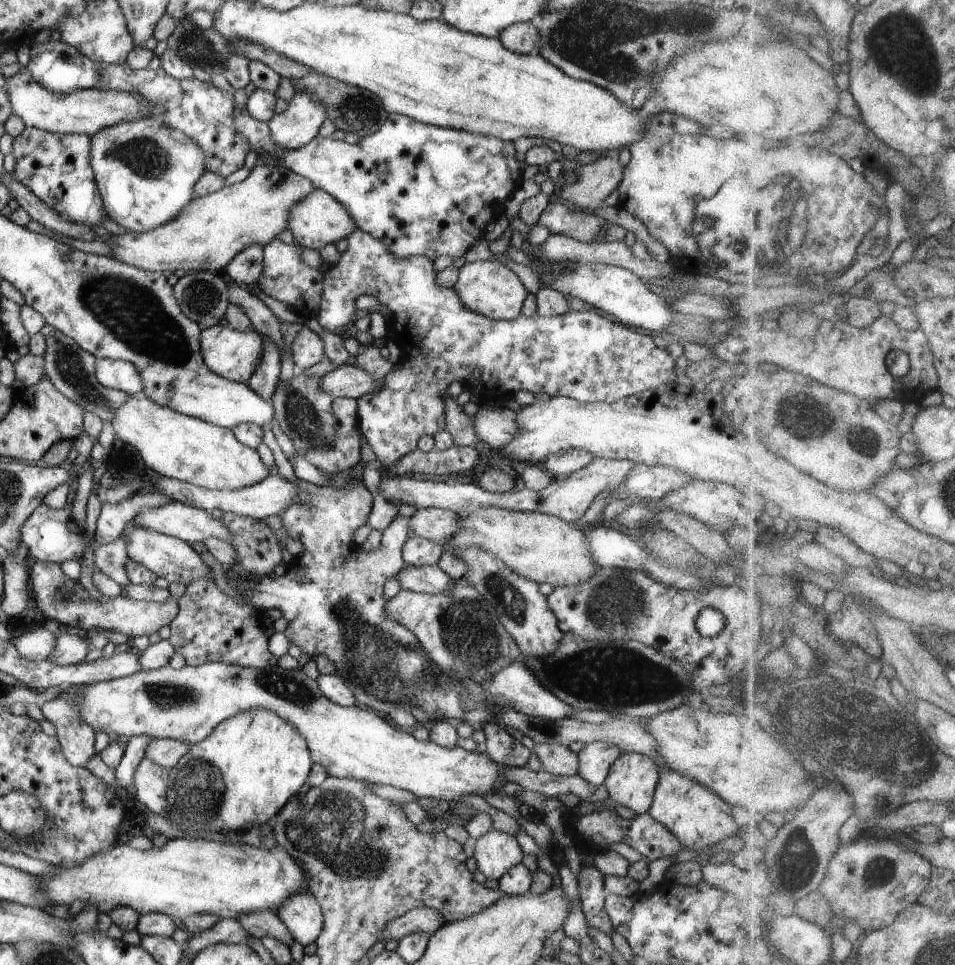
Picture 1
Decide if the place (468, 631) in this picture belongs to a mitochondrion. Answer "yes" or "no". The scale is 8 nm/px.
yes

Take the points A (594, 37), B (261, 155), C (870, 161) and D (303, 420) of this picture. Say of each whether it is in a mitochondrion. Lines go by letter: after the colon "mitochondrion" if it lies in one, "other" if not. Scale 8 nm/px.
A: mitochondrion
B: other
C: other
D: mitochondrion

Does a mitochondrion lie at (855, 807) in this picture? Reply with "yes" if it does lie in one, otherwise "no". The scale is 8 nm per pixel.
no

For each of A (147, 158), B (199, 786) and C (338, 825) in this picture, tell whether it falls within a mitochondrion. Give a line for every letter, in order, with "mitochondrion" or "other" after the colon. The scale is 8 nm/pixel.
A: mitochondrion
B: mitochondrion
C: mitochondrion

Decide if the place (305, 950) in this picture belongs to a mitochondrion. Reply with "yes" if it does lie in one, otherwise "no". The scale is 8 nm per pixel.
no

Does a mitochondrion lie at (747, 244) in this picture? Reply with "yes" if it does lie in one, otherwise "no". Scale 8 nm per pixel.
yes

